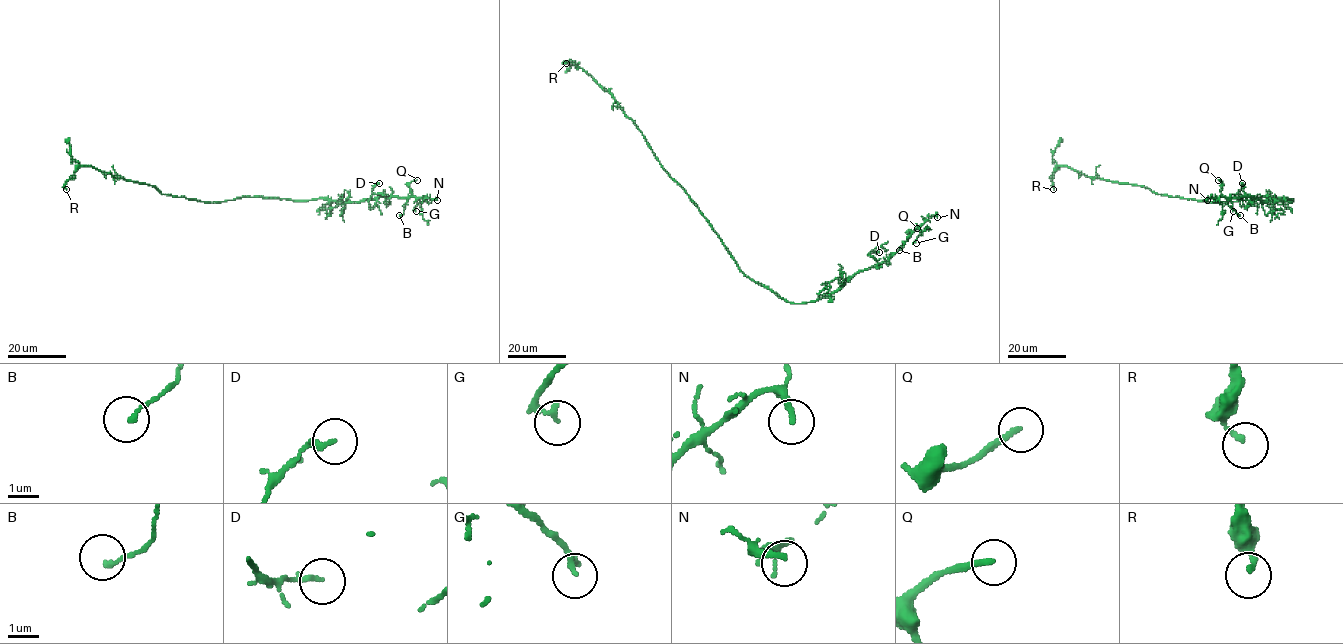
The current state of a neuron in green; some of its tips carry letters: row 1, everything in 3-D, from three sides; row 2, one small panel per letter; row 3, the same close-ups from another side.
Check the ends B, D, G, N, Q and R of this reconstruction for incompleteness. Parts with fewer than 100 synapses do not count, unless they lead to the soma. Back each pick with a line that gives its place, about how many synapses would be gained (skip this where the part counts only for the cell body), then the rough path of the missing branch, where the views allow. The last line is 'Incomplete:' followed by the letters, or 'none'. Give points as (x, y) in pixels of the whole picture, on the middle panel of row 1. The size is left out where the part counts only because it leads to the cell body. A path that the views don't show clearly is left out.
N: Place: (937, 217). Course of what is missing: (937, 217), (933, 219), (932, 235), (910, 258)
Incomplete: N

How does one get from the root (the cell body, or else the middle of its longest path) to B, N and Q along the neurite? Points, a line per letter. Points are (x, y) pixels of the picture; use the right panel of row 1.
B: (1238, 200), (1261, 197), (1293, 200), (1262, 202), (1254, 197), (1233, 197), (1232, 206), (1240, 215)
N: (1238, 200), (1261, 197), (1293, 200), (1262, 202), (1254, 197), (1207, 200)
Q: (1238, 200), (1261, 197), (1293, 200), (1262, 202), (1254, 197), (1225, 197), (1220, 191), (1222, 182), (1218, 180)

